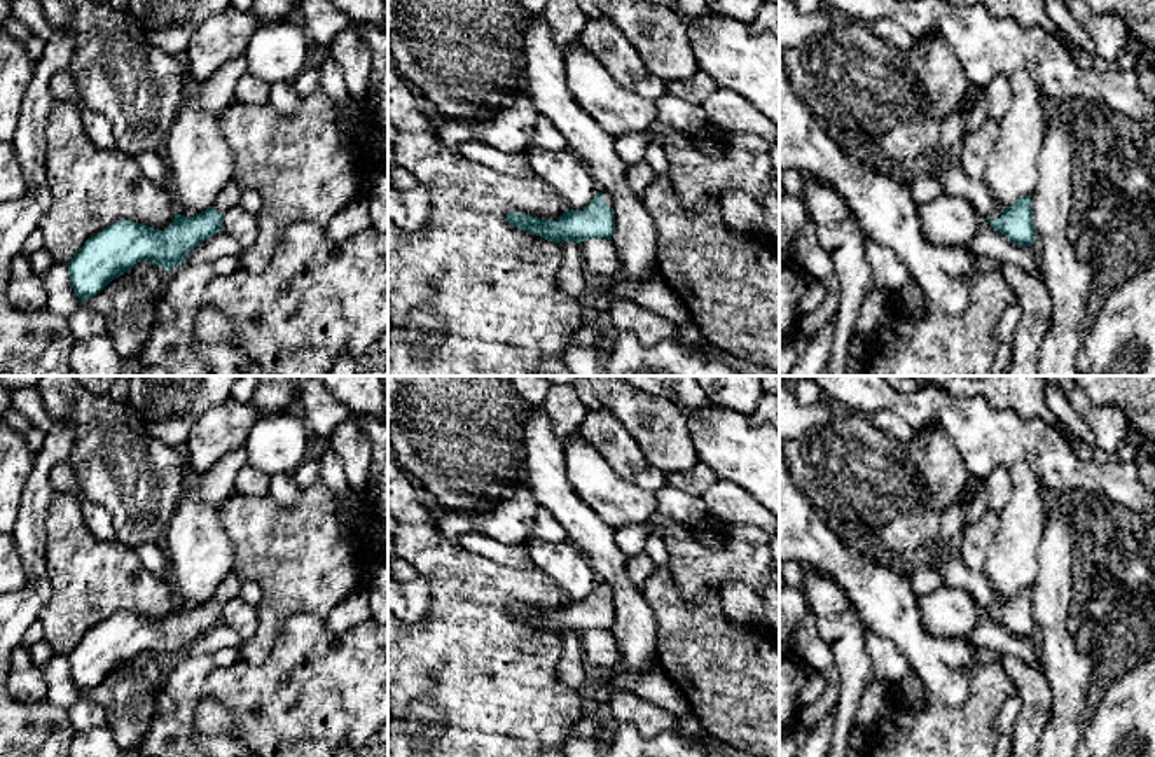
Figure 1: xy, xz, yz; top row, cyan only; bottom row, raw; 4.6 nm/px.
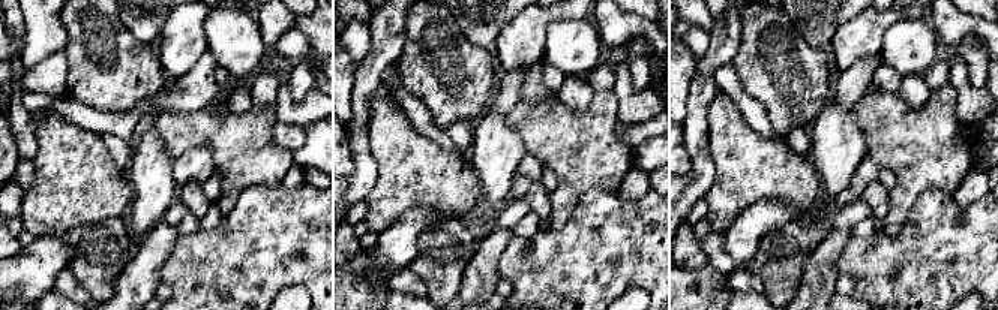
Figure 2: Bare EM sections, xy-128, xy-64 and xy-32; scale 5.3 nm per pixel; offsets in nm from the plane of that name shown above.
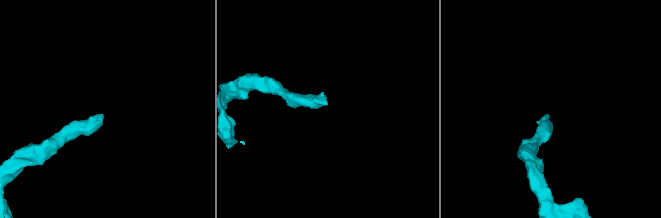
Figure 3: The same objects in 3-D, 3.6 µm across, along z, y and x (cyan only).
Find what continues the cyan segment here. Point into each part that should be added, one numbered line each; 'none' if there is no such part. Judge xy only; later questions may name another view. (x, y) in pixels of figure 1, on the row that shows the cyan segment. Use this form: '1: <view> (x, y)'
1: xy (231, 194)

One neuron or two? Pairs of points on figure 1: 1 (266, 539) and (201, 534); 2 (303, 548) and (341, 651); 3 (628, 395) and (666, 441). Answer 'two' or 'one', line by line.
1: two
2: two
3: one

